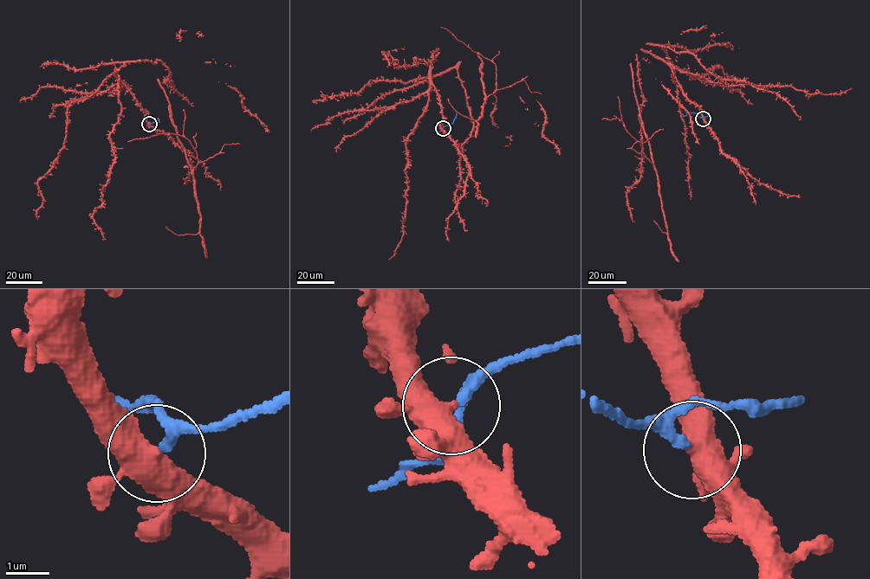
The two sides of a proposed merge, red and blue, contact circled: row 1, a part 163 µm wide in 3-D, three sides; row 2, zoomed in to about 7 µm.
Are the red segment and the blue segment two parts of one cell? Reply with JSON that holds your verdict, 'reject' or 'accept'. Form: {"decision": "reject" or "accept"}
{"decision": "reject"}

